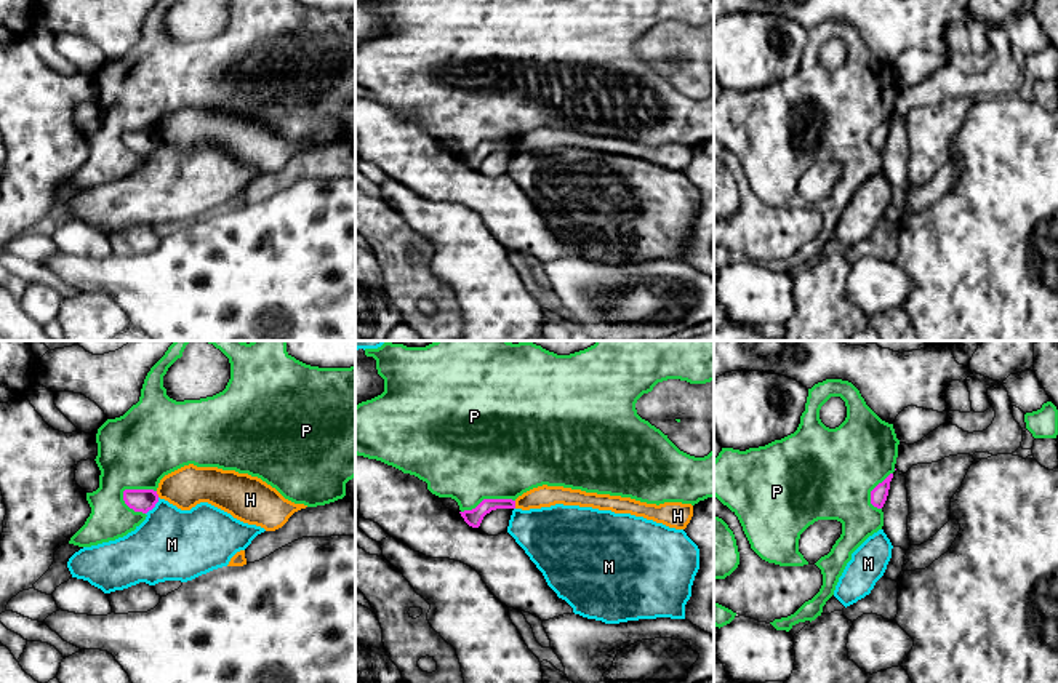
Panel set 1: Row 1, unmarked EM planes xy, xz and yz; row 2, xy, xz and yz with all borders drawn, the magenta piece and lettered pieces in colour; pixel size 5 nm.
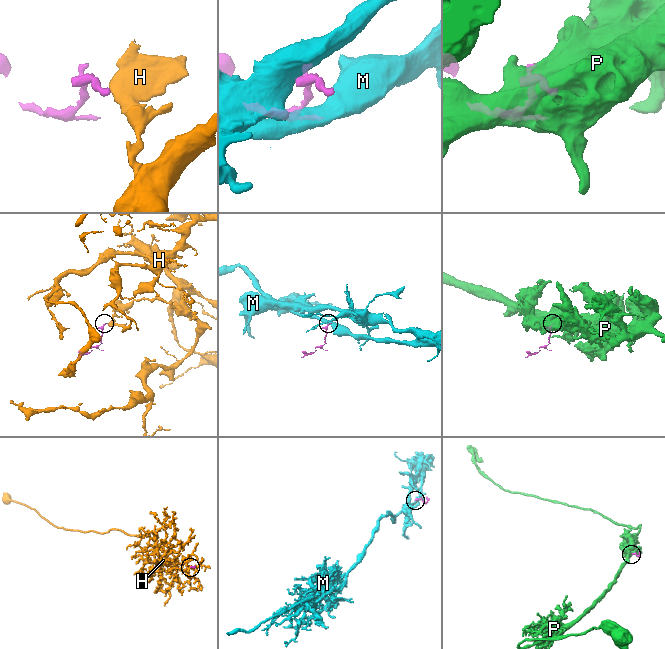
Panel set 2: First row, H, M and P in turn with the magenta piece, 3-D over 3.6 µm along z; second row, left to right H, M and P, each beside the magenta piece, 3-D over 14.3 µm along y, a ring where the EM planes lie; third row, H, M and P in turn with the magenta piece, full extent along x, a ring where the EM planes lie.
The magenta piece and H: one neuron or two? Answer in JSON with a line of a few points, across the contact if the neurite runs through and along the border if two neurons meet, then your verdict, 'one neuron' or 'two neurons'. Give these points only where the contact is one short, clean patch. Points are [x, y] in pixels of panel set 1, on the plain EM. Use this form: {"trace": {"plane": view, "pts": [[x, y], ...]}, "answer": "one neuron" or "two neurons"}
{"trace": {"plane": "xz", "pts": [[514, 143], [516, 149]]}, "answer": "two neurons"}

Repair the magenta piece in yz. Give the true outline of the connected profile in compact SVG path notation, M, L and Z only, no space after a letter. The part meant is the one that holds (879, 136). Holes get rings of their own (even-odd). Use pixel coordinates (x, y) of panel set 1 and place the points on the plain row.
M890 115L882 125L879 125L872 133L871 133L871 146L877 150L882 150L887 138L888 138L888 131L890 131L890 123L893 120L893 115Z

